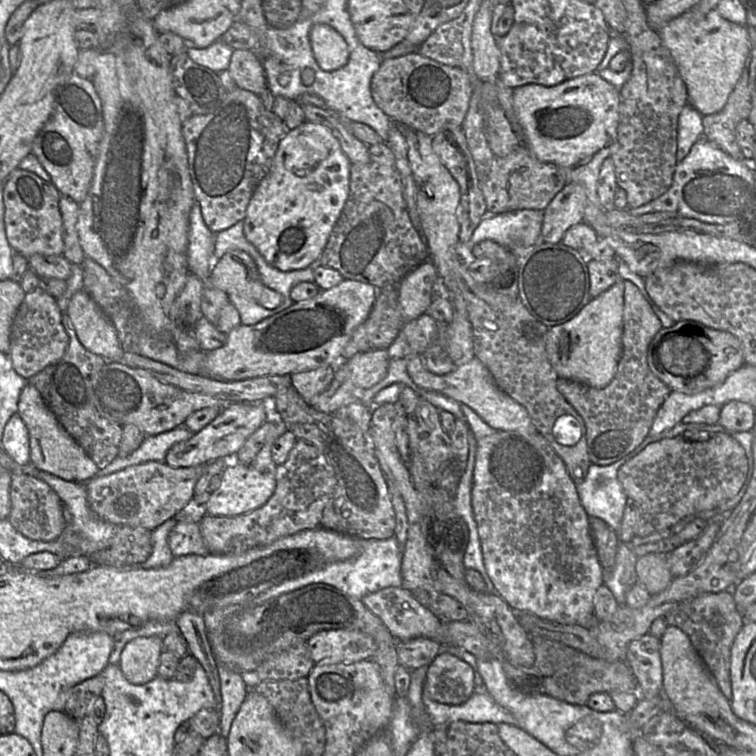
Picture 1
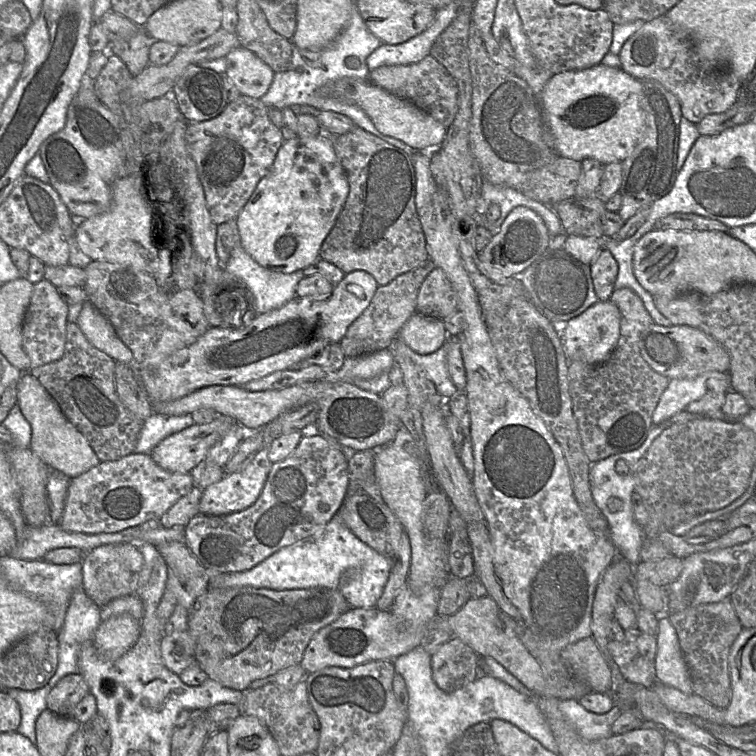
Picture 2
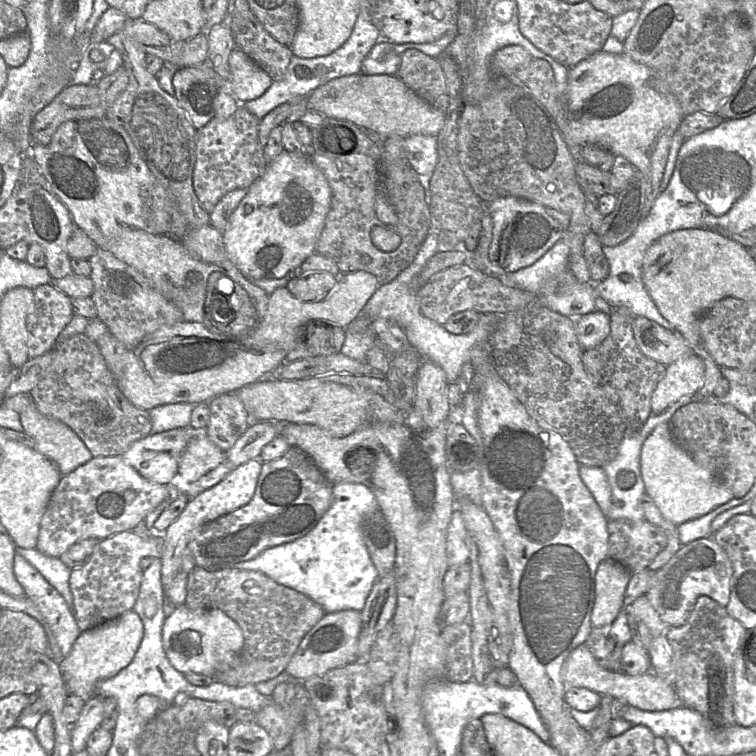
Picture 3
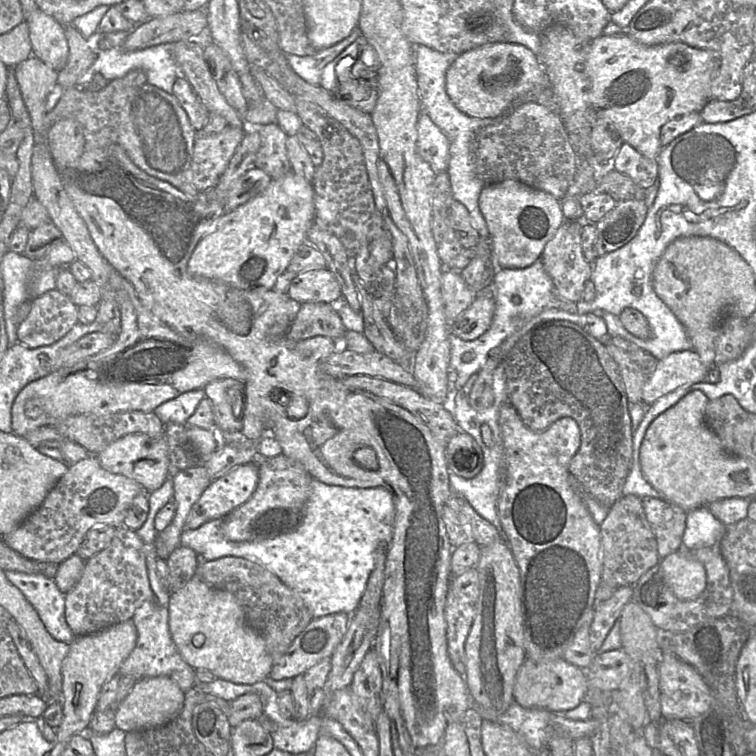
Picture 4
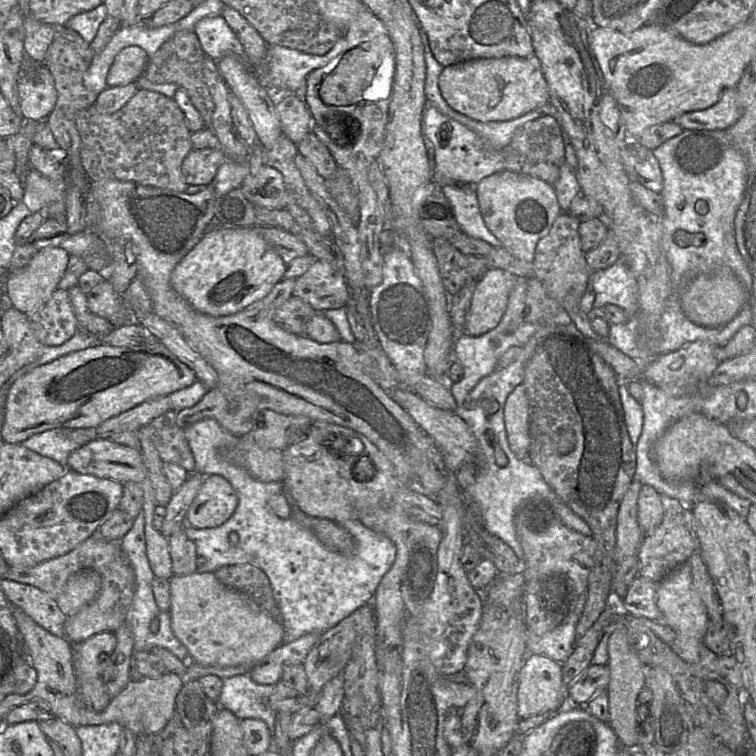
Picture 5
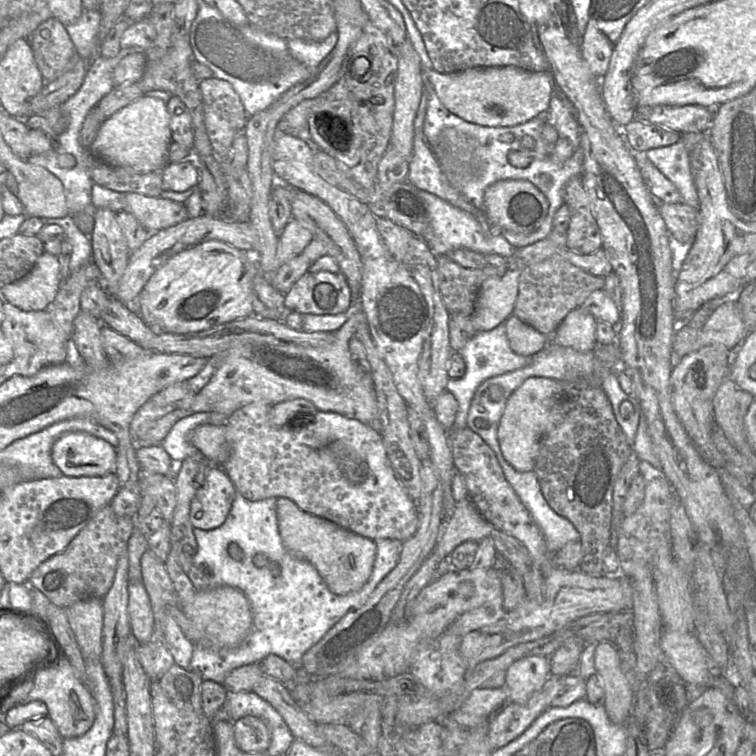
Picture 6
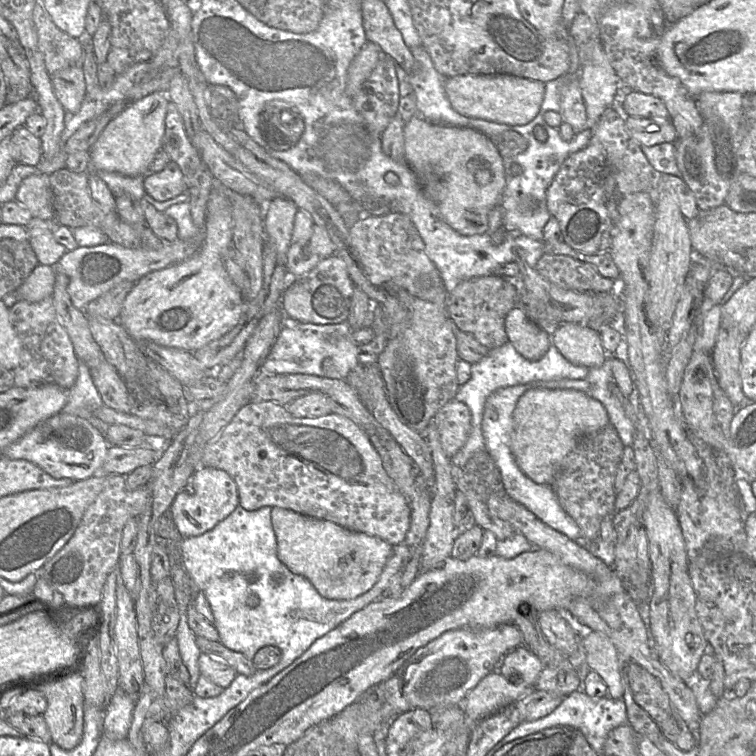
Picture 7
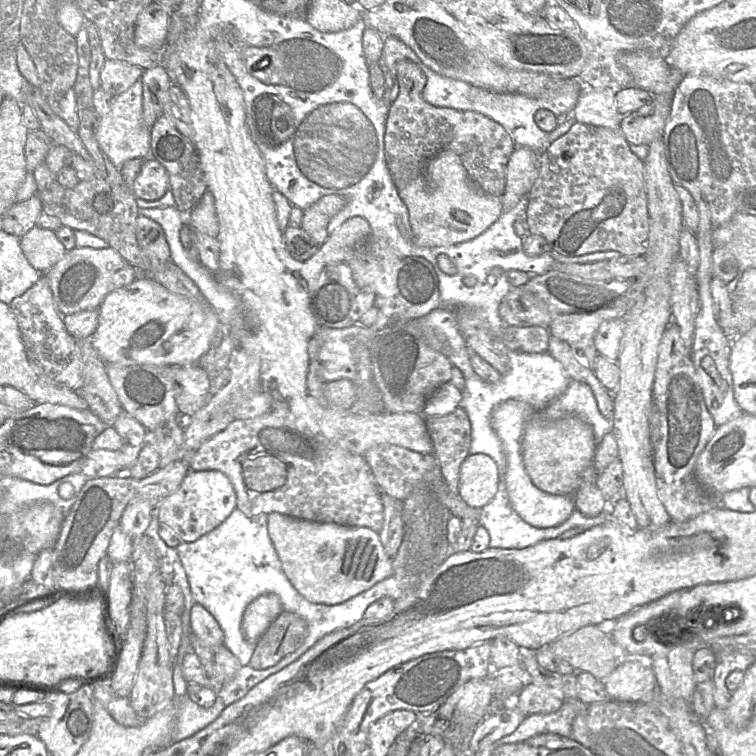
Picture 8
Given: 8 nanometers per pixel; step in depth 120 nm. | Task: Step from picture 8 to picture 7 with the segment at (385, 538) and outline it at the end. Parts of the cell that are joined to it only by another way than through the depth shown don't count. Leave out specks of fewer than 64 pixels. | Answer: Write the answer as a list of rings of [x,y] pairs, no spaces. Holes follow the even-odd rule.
[[[377,425],[375,433],[368,435],[372,445],[381,456],[383,466],[387,474],[393,479],[400,492],[406,497],[411,510],[411,523],[404,543],[408,546],[408,557],[401,572],[401,586],[406,589],[422,571],[422,549],[423,542],[430,525],[430,510],[432,495],[431,490],[421,475],[420,469],[414,465],[414,461],[404,452],[395,439],[385,430]]]

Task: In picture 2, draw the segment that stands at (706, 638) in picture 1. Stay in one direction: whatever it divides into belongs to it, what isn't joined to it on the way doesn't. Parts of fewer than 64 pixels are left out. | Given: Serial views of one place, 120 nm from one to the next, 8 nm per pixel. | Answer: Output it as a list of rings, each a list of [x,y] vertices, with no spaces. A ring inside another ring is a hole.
[[[730,597],[719,602],[699,604],[668,617],[675,628],[686,663],[694,695],[718,709],[726,709],[732,699],[728,657],[730,649],[744,629]]]

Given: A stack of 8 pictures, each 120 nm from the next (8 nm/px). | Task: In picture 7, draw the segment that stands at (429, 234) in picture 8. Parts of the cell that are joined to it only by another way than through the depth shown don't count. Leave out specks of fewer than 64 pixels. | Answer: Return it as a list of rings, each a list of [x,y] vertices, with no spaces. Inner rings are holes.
[[[416,115],[405,124],[404,141],[404,163],[412,169],[419,187],[436,205],[445,222],[464,236],[485,233],[489,227],[489,212],[500,205],[505,189],[503,160],[491,139],[471,128],[431,123]]]

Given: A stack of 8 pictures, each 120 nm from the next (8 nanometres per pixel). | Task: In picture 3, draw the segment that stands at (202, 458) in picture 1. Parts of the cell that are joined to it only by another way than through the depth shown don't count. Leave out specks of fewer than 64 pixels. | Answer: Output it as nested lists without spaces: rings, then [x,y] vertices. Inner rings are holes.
[[[187,426],[149,434],[135,441],[121,457],[145,479],[171,484],[176,481],[179,460],[185,448],[197,433]]]

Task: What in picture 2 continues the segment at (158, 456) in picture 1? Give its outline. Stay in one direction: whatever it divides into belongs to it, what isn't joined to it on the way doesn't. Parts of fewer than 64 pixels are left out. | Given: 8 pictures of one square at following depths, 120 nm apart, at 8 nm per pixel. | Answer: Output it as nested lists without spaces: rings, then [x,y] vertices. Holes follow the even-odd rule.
[[[152,413],[145,421],[139,433],[134,453],[150,454],[153,448],[164,438],[193,425],[190,414],[169,416]]]

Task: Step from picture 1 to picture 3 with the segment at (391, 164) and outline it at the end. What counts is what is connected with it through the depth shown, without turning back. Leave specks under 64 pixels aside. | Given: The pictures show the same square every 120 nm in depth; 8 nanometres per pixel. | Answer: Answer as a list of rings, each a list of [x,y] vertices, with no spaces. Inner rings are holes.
[[[325,117],[318,126],[311,129],[311,133],[314,148],[313,162],[325,175],[332,193],[330,209],[317,241],[316,251],[331,259],[338,267],[340,273],[365,270],[374,274],[380,284],[391,282],[412,263],[430,232],[430,214],[426,189],[424,189],[426,202],[418,202],[416,207],[407,208],[406,212],[402,212],[398,216],[398,222],[393,224],[393,230],[401,237],[399,246],[395,250],[383,251],[374,244],[371,236],[371,231],[375,226],[388,224],[383,223],[376,212],[380,197],[390,203],[387,195],[386,165],[383,160],[383,150],[380,143],[375,142],[365,130],[355,123],[337,118]]]

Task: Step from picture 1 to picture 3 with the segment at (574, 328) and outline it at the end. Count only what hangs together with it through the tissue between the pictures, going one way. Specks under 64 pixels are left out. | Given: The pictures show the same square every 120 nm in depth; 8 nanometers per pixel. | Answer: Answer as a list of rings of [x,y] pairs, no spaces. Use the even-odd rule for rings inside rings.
[[[601,311],[579,316],[575,319],[575,331],[584,351],[600,345],[610,333],[610,315]]]

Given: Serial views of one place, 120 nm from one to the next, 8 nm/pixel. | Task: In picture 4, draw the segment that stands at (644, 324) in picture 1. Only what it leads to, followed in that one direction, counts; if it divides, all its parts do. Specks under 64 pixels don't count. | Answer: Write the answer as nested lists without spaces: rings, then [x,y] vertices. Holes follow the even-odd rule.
[[[606,337],[604,345],[618,365],[628,403],[642,403],[643,387],[659,360],[621,337]]]

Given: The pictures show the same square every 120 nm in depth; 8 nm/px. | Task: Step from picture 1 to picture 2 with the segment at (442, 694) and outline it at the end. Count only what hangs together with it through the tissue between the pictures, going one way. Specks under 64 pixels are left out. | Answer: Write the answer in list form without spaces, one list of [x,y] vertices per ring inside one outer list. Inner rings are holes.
[[[452,637],[433,655],[432,677],[445,692],[461,689],[476,679],[480,656],[462,640]]]

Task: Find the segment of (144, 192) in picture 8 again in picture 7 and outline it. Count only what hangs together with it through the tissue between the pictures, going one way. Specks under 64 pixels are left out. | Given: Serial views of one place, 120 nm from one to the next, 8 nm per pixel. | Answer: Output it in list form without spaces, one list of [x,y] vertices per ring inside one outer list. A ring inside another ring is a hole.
[[[173,161],[160,171],[148,172],[143,182],[147,196],[156,201],[169,200],[186,191],[183,173]]]

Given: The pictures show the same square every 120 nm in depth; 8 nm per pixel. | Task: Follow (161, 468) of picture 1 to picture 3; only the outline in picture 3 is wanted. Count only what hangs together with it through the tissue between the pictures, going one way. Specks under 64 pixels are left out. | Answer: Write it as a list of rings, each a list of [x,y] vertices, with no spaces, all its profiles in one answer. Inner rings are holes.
[[[121,456],[92,457],[61,477],[41,519],[36,549],[59,558],[81,540],[95,538],[101,541],[120,532],[132,531],[149,512],[176,494],[177,484],[151,482]]]

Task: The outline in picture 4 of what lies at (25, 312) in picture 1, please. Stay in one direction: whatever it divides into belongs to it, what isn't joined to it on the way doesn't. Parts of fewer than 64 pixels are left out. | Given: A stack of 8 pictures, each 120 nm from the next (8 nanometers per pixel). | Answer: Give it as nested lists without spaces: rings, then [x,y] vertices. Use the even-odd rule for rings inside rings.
[[[57,288],[31,300],[29,315],[17,329],[18,342],[29,348],[48,346],[78,323],[78,307]]]

